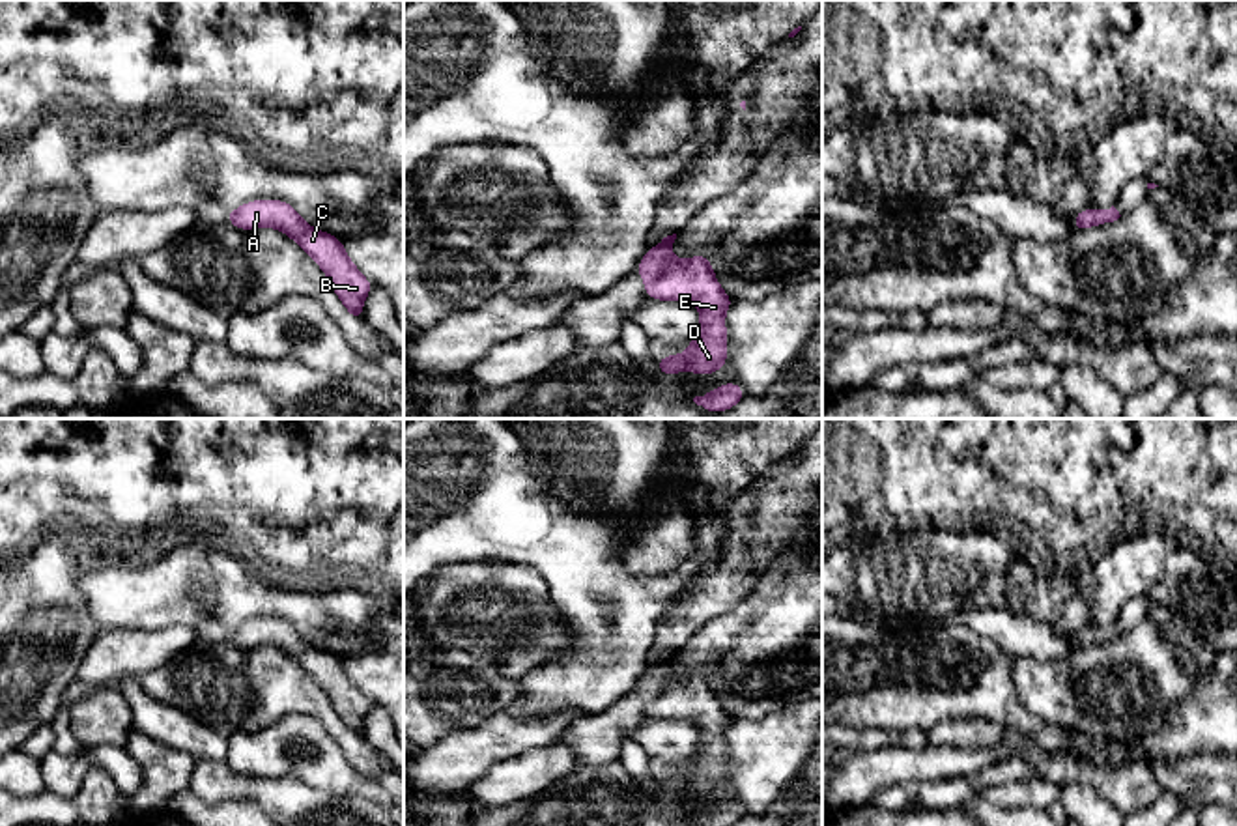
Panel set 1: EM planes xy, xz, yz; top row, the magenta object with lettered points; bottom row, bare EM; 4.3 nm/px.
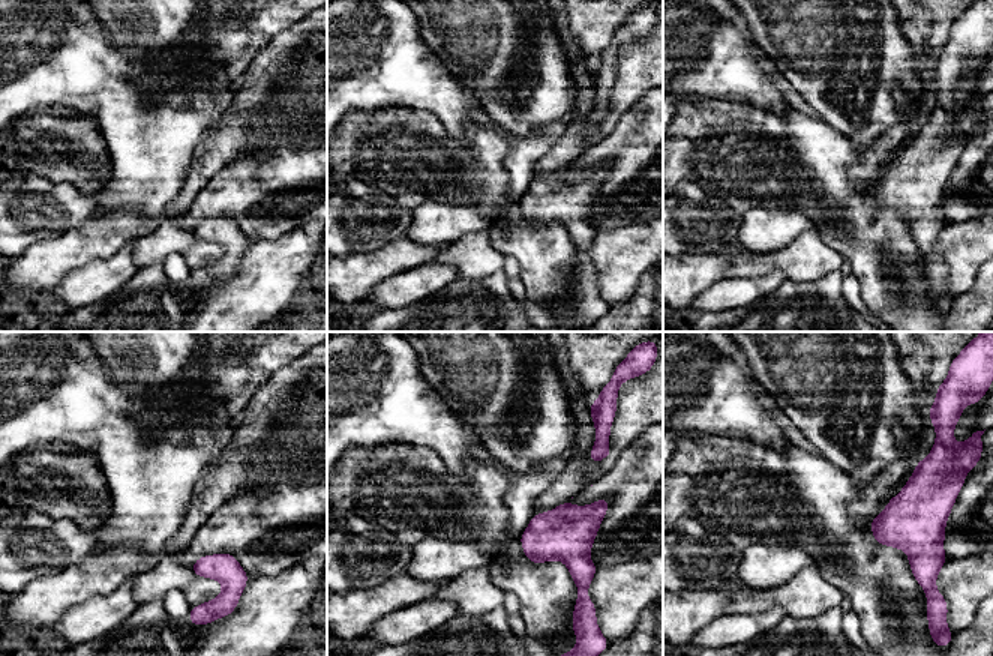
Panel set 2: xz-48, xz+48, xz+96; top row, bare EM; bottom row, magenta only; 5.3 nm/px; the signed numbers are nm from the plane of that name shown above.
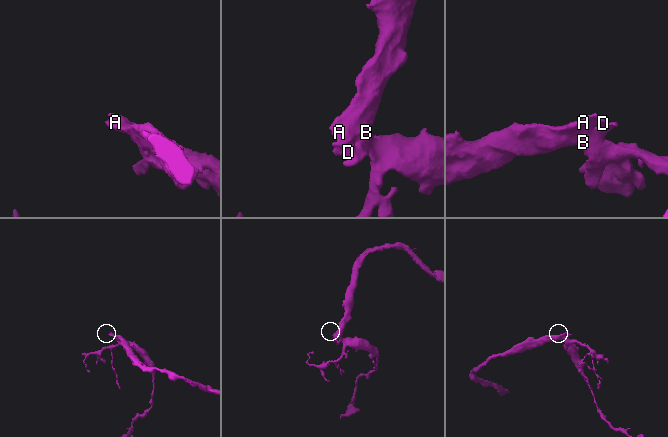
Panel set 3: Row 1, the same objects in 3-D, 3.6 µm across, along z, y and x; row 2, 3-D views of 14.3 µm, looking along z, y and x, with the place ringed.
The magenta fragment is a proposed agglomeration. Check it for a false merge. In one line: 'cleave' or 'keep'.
keep

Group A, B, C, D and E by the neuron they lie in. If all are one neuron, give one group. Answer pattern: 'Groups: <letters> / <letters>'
Groups: A B C D E

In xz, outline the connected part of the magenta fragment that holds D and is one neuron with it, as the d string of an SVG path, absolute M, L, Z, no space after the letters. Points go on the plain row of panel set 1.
M676 652L667 654L647 669L635 691L647 701L647 718L691 719L701 731L701 744L684 774L669 772L656 785L661 794L684 789L710 794L727 785L725 731L734 718L719 705L706 673L676 678L671 673L675 658Z

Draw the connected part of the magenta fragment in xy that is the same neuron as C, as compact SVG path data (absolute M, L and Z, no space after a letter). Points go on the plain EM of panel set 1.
M250 619L237 628L228 628L226 641L247 650L258 647L284 650L321 686L349 736L364 738L364 718L374 703L349 678L342 658L312 647L291 622L284 619Z

